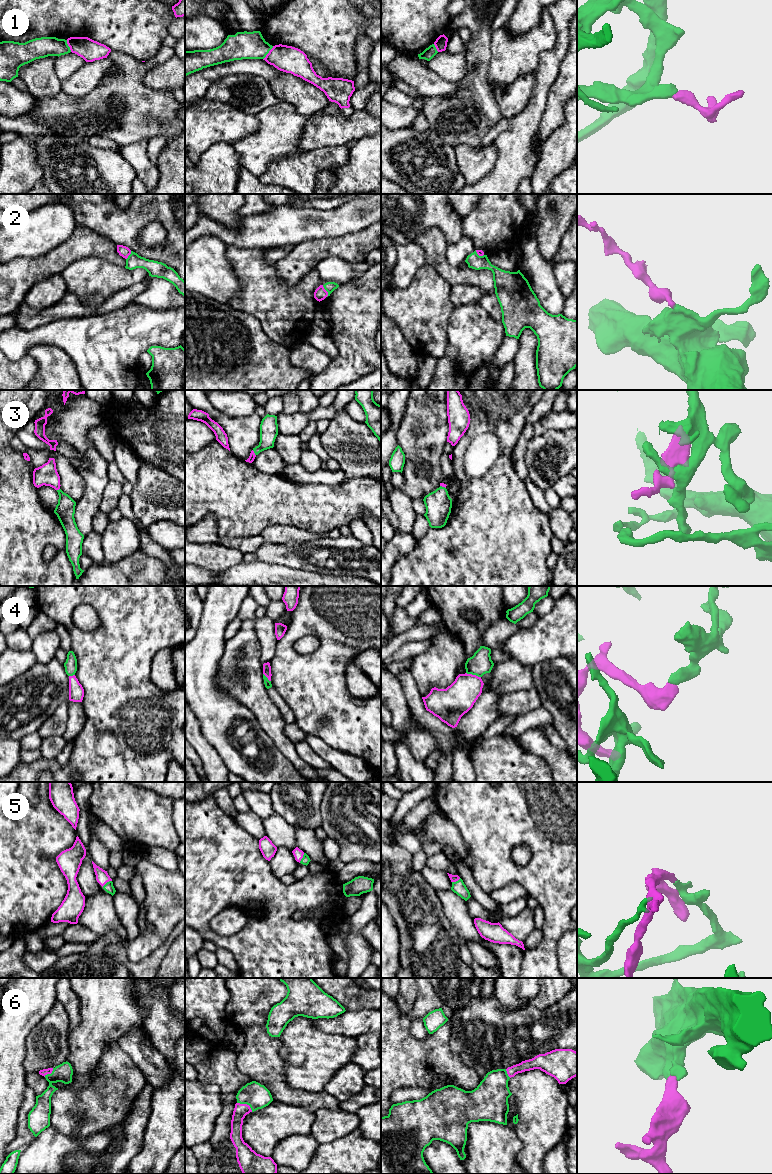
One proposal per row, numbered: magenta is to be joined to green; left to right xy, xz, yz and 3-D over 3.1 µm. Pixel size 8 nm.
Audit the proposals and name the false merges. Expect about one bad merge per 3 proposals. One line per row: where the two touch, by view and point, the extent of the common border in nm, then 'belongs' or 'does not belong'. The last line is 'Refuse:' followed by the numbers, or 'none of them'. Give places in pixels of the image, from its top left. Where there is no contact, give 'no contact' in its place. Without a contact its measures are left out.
1: contact xz (268, 52); length 140 nm; does not belong
2: contact xz (326, 290); length 100 nm; does not belong
3: contact xz (254, 452); length 50 nm; belongs
4: contact yz (473, 674); length 130 nm; does not belong
5: contact xz (302, 858); length 90 nm; belongs
6: contact xz (246, 1103); length 150 nm; belongs
Refuse: 1, 2, 4

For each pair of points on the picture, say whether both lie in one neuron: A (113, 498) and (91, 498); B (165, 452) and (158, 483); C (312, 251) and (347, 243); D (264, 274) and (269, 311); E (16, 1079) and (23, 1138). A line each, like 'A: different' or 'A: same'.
A: different
B: different
C: same
D: same
E: different

